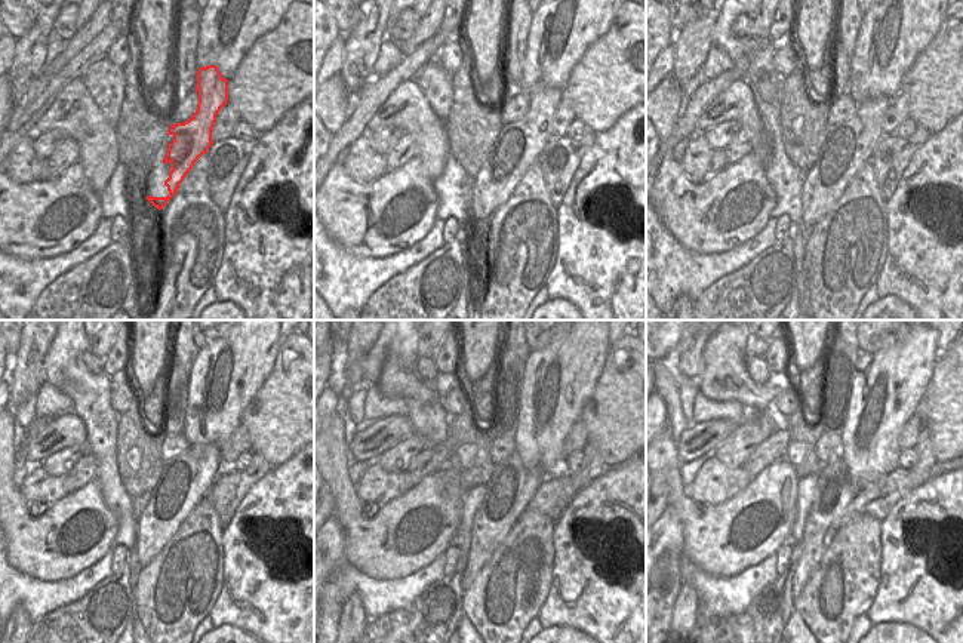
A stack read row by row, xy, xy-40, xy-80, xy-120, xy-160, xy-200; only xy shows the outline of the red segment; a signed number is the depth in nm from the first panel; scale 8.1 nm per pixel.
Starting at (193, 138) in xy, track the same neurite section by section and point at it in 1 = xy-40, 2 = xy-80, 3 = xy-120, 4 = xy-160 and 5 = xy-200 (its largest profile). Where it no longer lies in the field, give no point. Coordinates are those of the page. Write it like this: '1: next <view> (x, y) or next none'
1: next xy-40 (526, 137)
2: next xy-80 (857, 138)
3: next xy-120 (194, 471)
4: next xy-160 (520, 483)
5: next xy-200 (815, 541)

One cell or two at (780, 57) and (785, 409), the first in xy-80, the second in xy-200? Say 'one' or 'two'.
one

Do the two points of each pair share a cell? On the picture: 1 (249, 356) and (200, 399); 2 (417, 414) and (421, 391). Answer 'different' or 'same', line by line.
1: same
2: different

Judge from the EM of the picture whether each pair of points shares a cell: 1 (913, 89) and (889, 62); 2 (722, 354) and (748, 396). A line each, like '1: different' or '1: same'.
1: different
2: same

